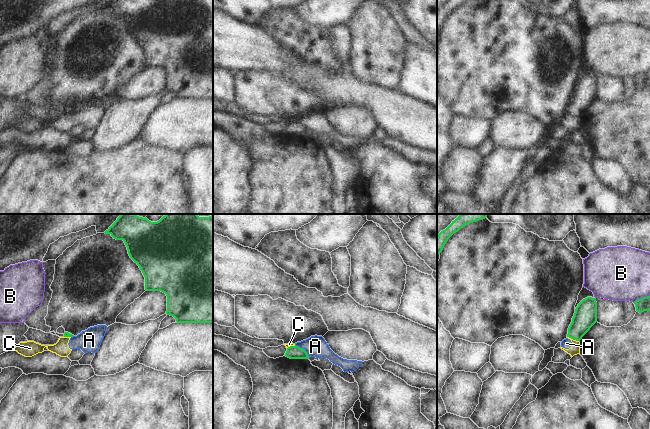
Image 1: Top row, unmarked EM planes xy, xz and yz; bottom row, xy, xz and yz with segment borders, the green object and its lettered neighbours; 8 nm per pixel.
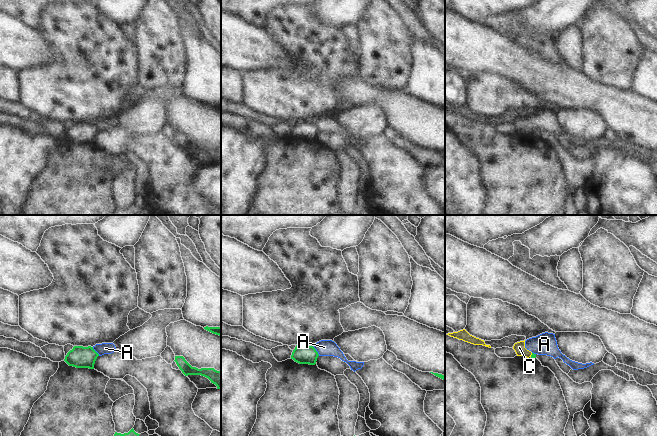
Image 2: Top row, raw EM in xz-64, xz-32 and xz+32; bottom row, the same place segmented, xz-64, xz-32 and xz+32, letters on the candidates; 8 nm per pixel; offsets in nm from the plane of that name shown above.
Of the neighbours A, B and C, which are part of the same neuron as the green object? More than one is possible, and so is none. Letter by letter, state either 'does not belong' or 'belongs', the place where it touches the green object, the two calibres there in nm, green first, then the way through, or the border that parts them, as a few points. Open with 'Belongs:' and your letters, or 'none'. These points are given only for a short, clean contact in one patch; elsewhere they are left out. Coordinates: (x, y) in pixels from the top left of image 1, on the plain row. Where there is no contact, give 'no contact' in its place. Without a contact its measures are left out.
Belongs: none
A: does not belong | xz (303, 125) | 110/170 nm | along xz (295, 120), (301, 123), (309, 132)
B: does not belong | yz (641, 74) | 110/440 nm
C: does not belong | yz (573, 115) | 190/80 nm | along yz (567, 112), (578, 117)

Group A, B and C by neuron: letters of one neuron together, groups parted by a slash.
A C / B

